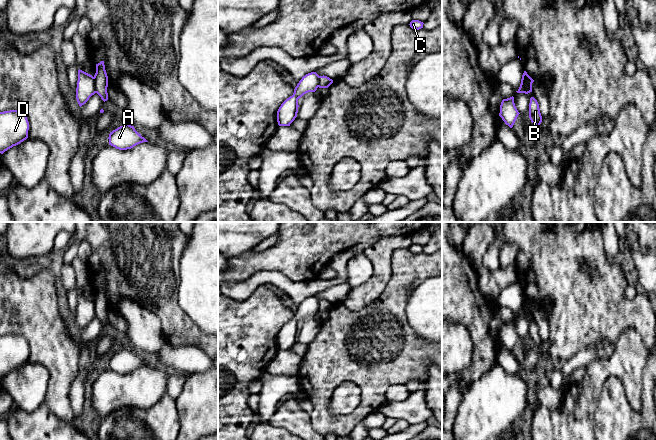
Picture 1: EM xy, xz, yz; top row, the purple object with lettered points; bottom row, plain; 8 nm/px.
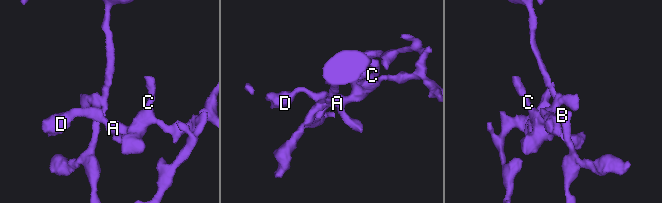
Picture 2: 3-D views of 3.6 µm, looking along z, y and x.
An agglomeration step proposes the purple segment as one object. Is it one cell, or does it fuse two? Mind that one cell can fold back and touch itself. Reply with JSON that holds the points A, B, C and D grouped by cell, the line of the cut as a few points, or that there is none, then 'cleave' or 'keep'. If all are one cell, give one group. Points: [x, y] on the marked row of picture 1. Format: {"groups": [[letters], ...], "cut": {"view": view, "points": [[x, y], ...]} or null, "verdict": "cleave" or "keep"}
{"groups": [["A", "C", "D"], ["B"]], "cut": {"view": "xy", "points": [[93, 77], [96, 92]]}, "verdict": "cleave"}

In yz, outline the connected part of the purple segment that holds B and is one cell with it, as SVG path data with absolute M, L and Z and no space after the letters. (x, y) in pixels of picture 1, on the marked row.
M534 97L530 98L529 118L536 127L540 126L540 124L542 122L542 116L540 113L539 104Z

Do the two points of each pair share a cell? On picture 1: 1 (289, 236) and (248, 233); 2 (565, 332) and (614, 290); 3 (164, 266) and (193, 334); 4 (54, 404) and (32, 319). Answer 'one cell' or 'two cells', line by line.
1: two cells
2: one cell
3: one cell
4: one cell

